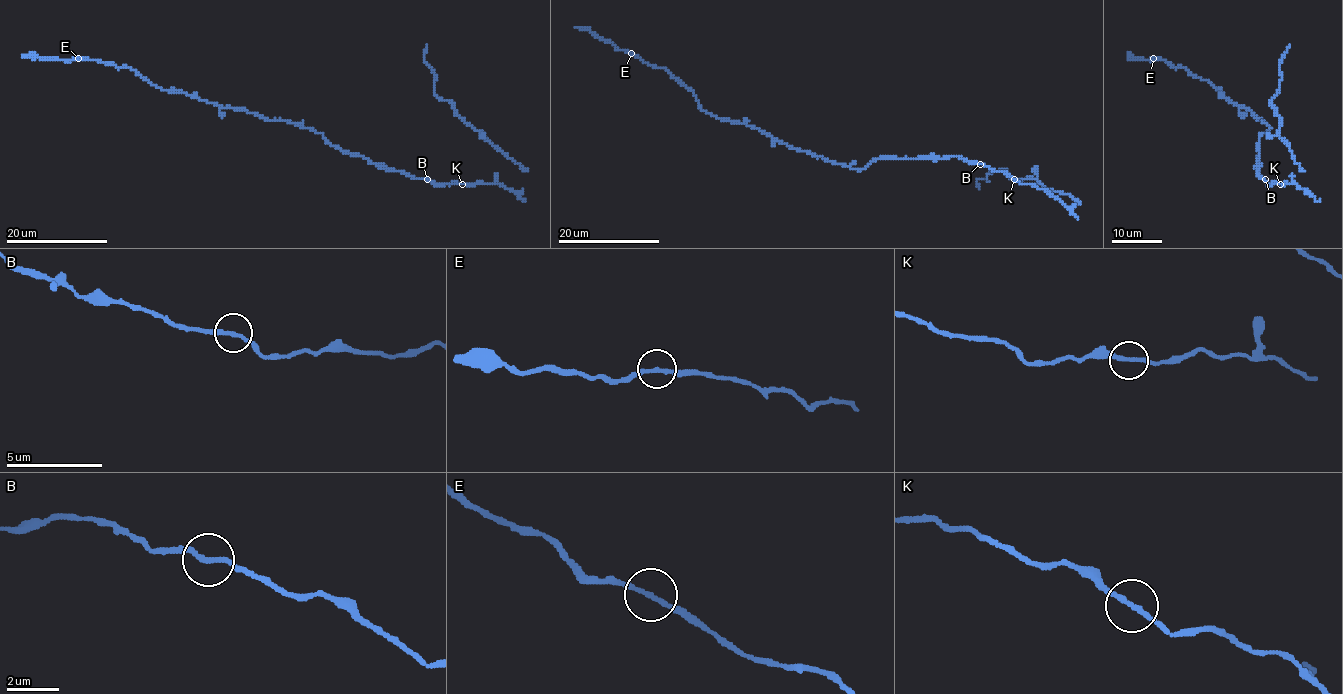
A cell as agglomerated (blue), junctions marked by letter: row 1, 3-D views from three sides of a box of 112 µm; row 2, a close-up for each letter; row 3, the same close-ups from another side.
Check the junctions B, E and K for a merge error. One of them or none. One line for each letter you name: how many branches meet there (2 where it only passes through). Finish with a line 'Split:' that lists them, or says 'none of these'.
K: 2 branches meet
Split: K

